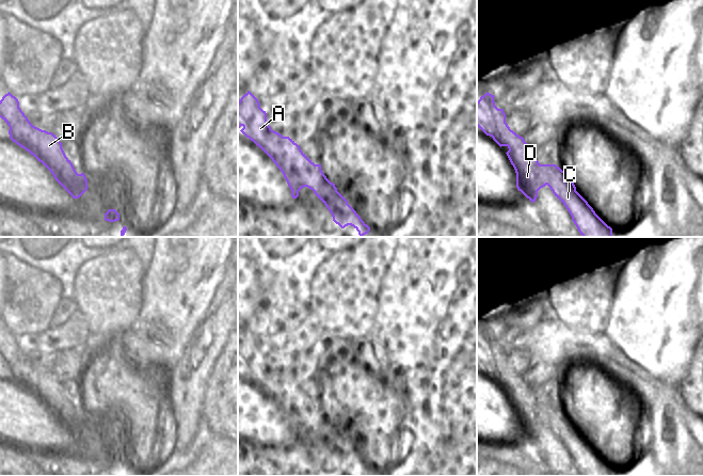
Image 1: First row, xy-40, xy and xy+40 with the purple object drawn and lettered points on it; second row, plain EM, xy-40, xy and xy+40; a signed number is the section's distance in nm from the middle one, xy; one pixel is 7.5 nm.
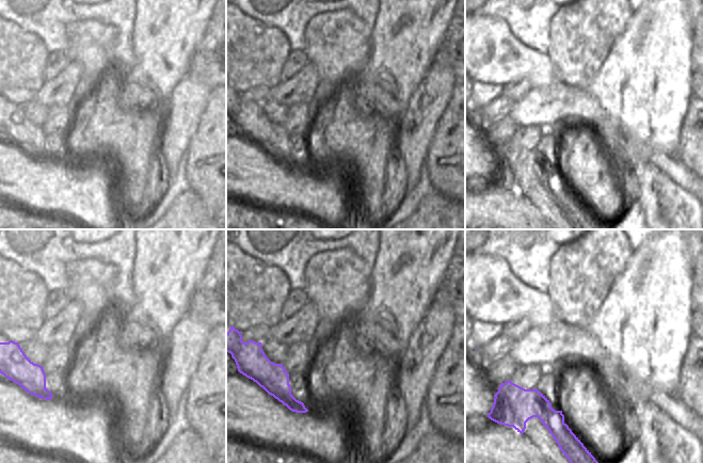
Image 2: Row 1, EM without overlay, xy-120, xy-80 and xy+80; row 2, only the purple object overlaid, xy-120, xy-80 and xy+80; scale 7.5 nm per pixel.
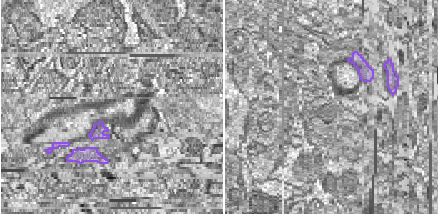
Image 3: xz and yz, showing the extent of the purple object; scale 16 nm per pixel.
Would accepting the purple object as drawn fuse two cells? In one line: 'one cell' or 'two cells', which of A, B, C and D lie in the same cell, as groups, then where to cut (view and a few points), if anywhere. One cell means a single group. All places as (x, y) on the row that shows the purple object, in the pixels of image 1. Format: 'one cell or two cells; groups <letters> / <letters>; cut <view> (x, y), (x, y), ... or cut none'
one cell; groups A B C D; cut none

